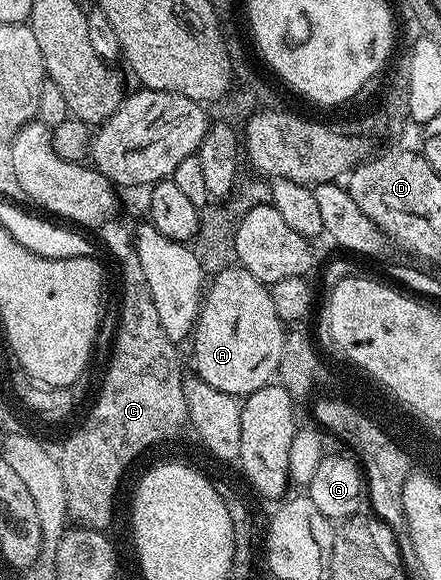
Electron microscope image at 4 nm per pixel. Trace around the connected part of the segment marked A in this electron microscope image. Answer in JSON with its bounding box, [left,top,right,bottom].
[194,263,285,399]

